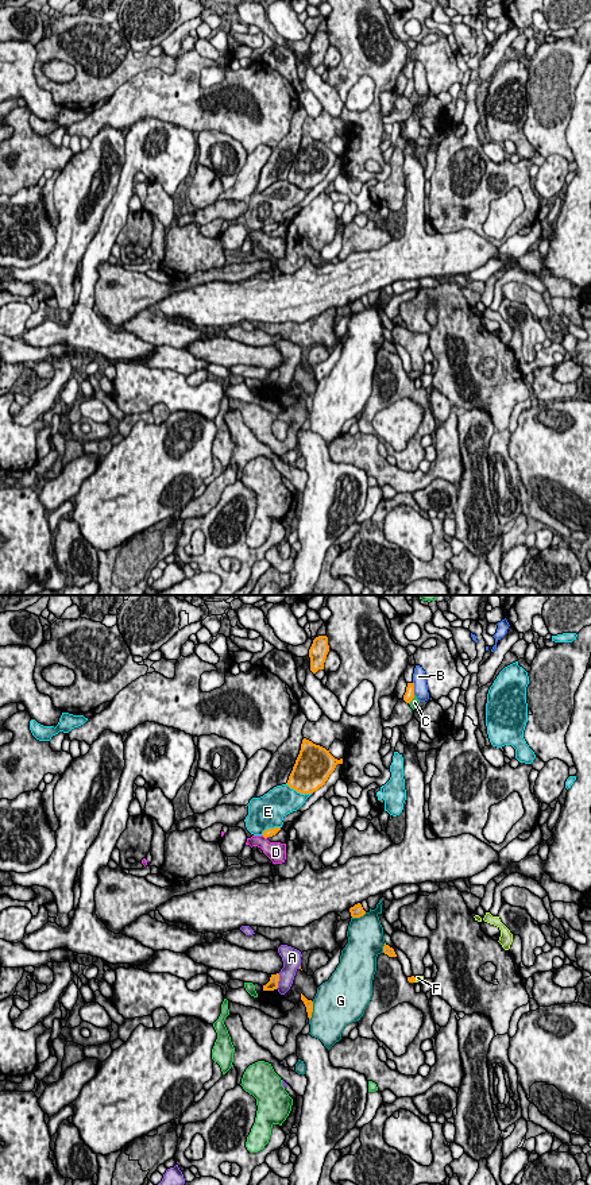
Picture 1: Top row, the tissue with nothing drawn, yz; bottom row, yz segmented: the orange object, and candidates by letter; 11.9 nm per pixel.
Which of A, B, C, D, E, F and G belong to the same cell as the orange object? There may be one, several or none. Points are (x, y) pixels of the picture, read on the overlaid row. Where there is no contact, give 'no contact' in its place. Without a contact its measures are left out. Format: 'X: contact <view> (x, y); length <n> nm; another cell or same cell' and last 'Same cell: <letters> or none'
A: contact yz (278, 980); length 190 nm; another cell
B: contact yz (413, 689); length 160 nm; another cell
C: contact yz (412, 698); length 130 nm; another cell
D: contact yz (265, 837); length 80 nm; another cell
E: contact yz (298, 791); length 340 nm; another cell
F: contact yz (414, 980); length 70 nm; same cell
G: contact yz (312, 1011); length 220 nm; another cell
Same cell: F

